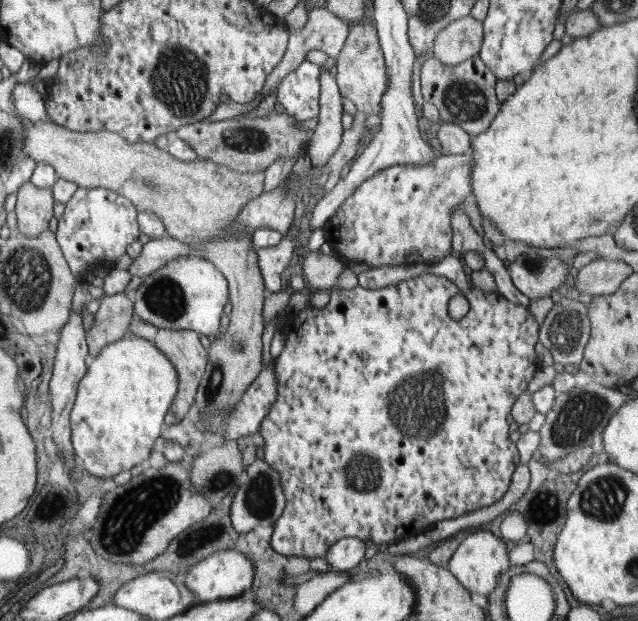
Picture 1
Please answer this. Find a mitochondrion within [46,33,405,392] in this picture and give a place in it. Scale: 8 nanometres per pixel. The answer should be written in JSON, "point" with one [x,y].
{"point":[178,81]}

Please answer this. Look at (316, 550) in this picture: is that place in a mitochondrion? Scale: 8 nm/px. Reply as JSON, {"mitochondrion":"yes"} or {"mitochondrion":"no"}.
{"mitochondrion":"no"}

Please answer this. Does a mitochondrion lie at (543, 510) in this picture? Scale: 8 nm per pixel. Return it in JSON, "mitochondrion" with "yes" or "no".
{"mitochondrion":"yes"}

